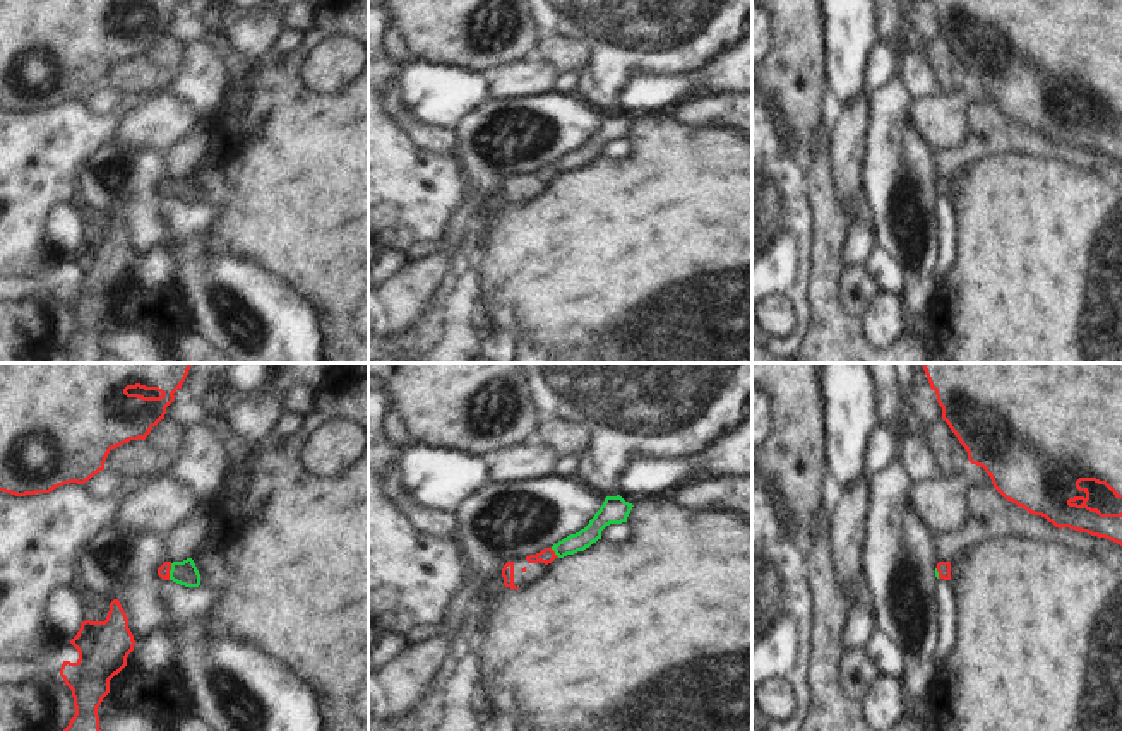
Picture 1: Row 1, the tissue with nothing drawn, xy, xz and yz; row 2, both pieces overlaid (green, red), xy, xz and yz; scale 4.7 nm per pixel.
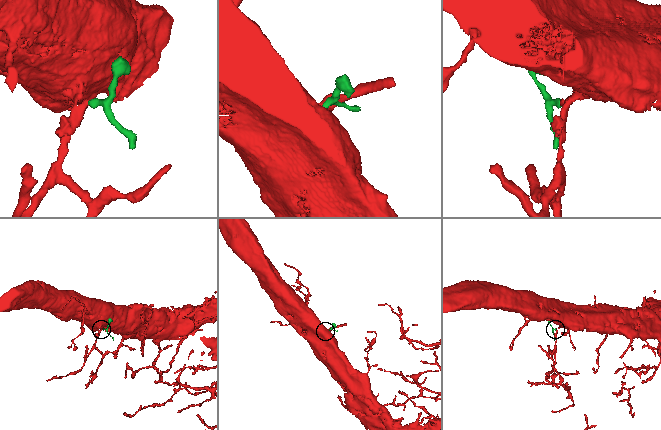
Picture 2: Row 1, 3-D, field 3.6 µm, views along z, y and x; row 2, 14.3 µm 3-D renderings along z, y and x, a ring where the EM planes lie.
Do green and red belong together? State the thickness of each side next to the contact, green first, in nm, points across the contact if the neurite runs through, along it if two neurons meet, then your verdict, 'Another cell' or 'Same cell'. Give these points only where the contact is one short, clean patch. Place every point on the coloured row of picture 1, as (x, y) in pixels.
Thickness 120 nm (green) against 60 nm. Path across: xy (185, 572), (170, 572), (163, 570). Same cell.

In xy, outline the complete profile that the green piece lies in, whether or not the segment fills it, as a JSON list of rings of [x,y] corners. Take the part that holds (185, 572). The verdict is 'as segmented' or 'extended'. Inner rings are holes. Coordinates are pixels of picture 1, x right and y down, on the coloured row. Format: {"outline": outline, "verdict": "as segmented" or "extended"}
{"outline": [[[192,558],[183,562],[164,562],[158,568],[158,575],[164,580],[173,580],[185,587],[199,587],[200,585],[200,574]]], "verdict": "extended"}

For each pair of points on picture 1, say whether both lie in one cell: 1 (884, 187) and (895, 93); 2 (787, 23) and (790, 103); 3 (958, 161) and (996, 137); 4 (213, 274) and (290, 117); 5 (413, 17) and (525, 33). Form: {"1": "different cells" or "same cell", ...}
{"1": "same cell", "2": "same cell", "3": "same cell", "4": "different cells", "5": "same cell"}

